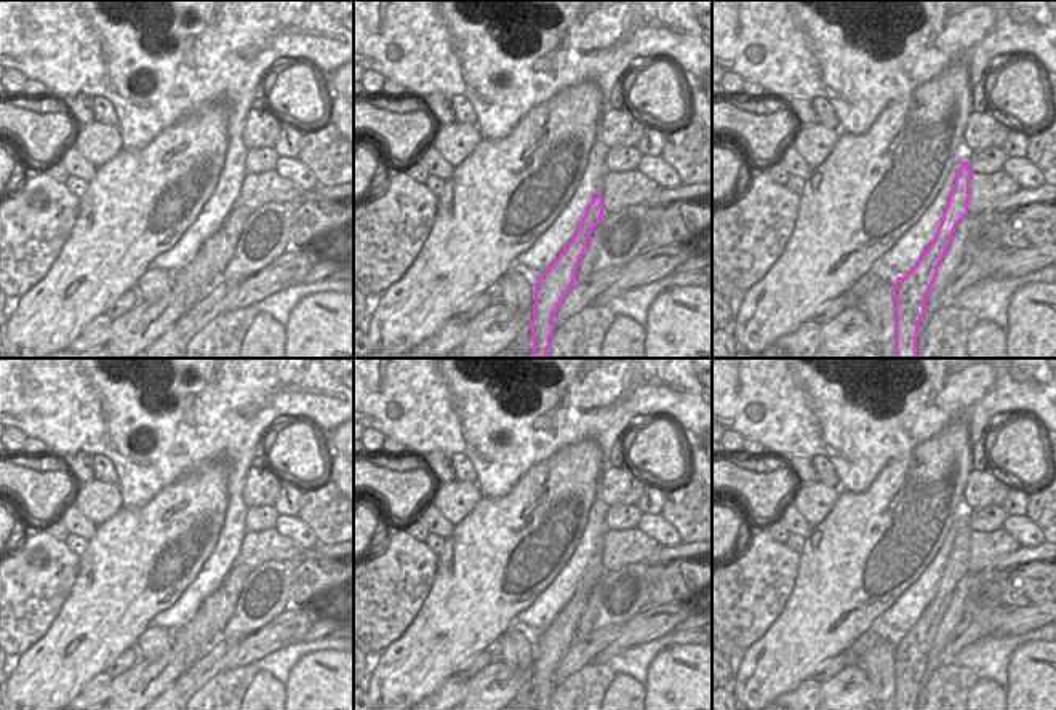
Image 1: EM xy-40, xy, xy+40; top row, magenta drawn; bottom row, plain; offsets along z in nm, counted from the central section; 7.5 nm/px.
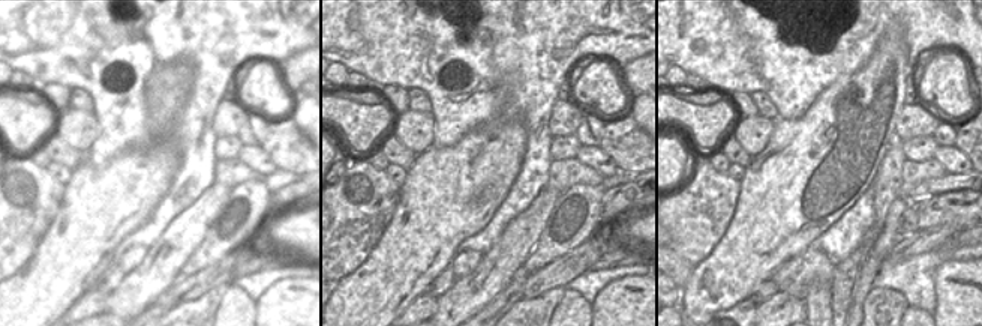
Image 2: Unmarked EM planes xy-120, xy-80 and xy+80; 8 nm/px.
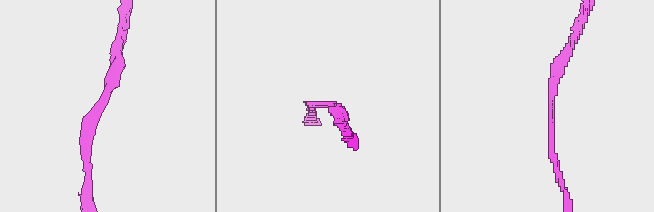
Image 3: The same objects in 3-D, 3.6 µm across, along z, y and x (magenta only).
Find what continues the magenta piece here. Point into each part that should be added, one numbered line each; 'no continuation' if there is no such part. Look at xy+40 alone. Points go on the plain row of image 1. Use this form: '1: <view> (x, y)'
no continuation

